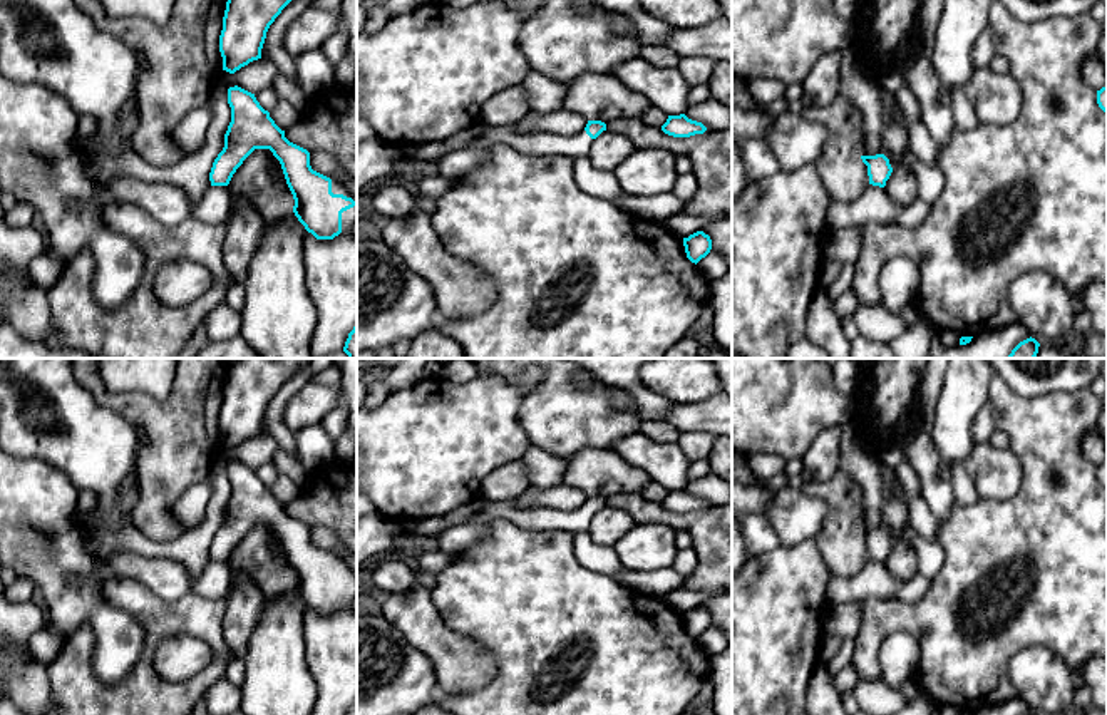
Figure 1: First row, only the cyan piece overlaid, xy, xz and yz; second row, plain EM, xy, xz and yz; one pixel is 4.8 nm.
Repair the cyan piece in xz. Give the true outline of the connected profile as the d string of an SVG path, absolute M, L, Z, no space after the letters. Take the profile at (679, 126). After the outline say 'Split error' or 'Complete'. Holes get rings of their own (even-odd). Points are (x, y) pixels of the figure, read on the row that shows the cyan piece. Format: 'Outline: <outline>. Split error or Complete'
Outline: M685 114L668 116L662 131L673 137L690 137L695 134L703 134L707 127L702 122L688 119Z. Complete

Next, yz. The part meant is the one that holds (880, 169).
Outline: M884 154L861 156L861 159L868 166L869 184L884 188L893 172L889 159Z. Complete

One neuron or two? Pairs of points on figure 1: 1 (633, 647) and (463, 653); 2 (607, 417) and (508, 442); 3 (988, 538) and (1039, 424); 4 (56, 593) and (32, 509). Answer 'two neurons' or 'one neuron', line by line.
1: two neurons
2: two neurons
3: one neuron
4: one neuron

